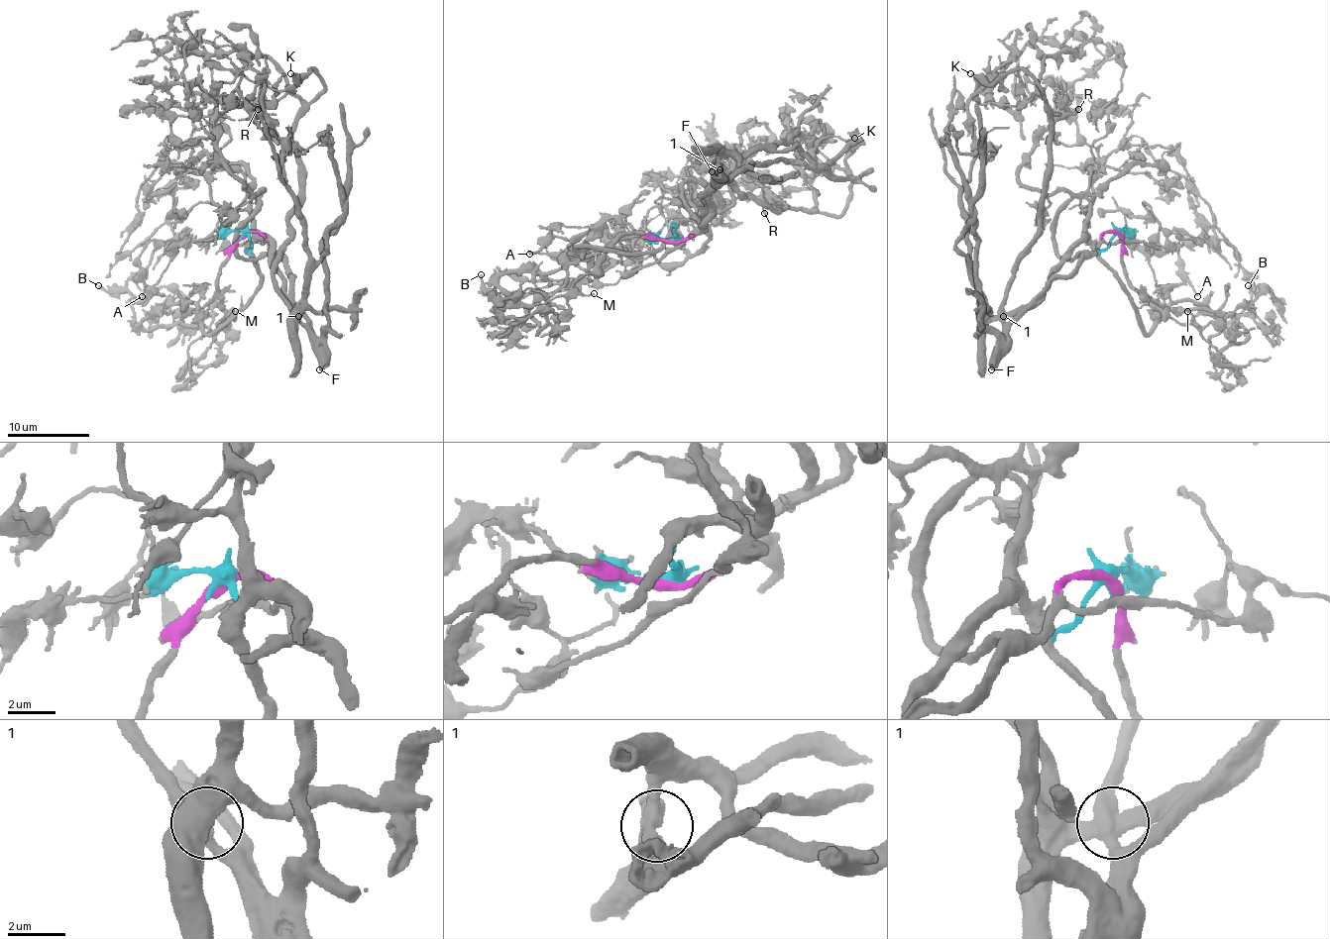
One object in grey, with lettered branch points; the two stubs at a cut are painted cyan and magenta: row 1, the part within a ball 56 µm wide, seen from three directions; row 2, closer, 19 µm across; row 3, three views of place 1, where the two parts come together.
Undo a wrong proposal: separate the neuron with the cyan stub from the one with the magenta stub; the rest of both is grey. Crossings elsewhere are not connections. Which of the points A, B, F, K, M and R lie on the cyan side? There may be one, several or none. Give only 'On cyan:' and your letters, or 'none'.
On cyan: B

